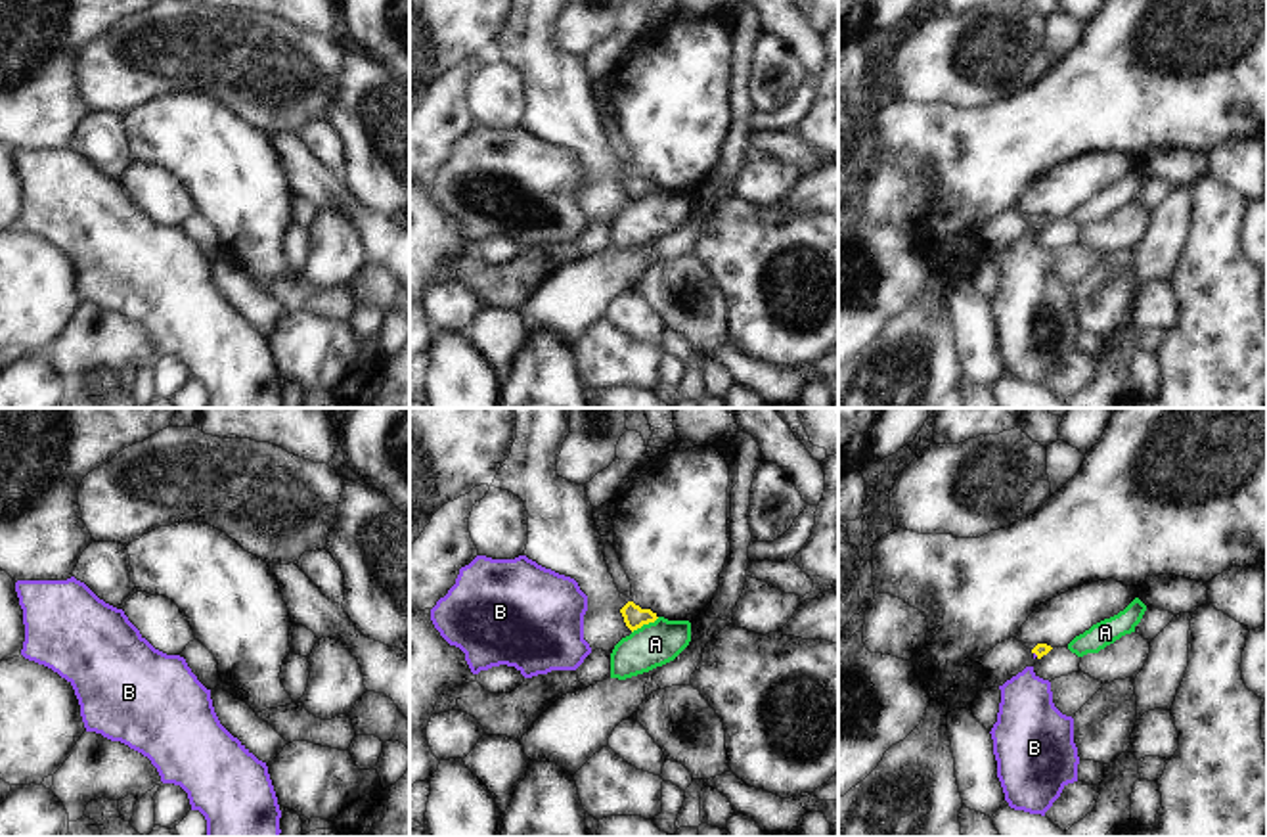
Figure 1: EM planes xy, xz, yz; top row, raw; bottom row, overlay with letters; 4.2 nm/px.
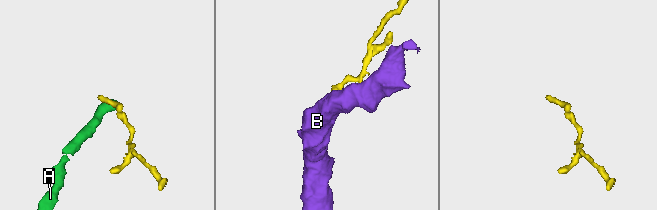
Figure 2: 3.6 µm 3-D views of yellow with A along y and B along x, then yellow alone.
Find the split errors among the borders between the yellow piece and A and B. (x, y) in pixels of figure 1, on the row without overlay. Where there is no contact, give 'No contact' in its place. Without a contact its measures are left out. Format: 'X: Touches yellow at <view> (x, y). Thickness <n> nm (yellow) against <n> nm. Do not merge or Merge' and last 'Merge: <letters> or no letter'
A: Touches yellow at xz (645, 194). Thickness 90 nm (yellow) against 190 nm. Do not merge
B: Touches yellow at yz (1036, 225). Thickness 60 nm (yellow) against 20 nm. Merge
Merge: B

